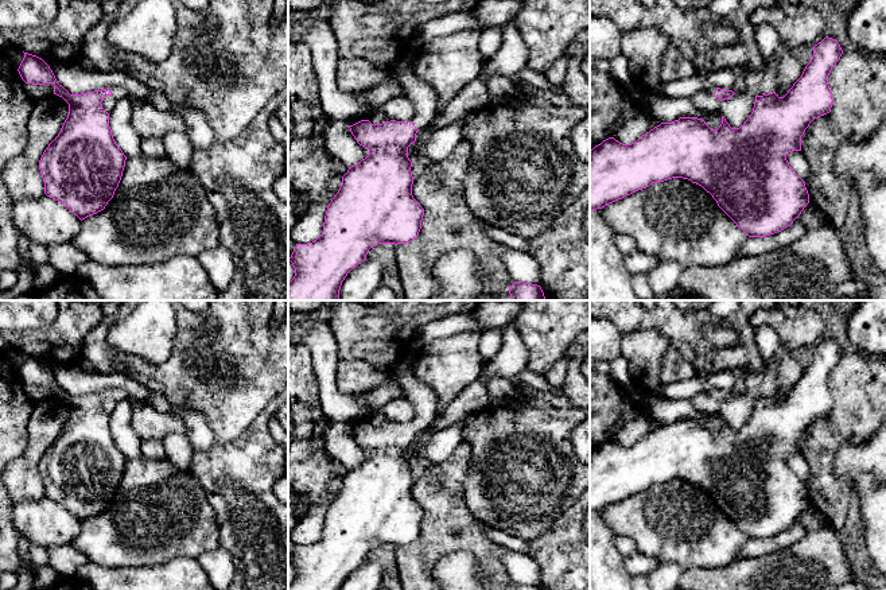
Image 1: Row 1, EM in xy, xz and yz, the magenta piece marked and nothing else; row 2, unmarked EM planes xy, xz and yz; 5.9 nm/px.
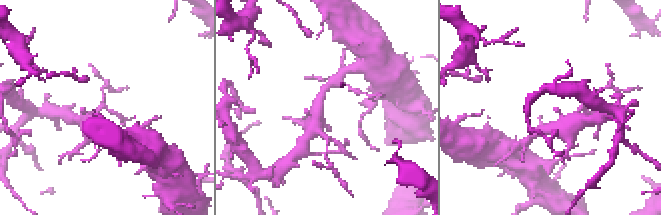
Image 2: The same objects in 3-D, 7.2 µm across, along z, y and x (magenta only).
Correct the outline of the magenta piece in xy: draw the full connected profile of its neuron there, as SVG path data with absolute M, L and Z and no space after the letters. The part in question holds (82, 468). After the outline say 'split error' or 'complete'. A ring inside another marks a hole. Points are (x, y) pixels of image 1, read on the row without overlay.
M24 354L18 370L26 385L53 385L54 396L69 405L69 416L58 438L44 451L39 471L44 496L74 515L81 523L104 512L123 478L127 458L116 446L102 400L128 399L123 388L70 396L58 385L50 368Z; split error

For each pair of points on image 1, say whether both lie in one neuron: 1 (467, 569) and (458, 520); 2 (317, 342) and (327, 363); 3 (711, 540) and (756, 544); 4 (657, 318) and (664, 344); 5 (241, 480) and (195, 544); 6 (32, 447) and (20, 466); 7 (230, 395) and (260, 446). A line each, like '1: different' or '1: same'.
1: different
2: same
3: different
4: different
5: different
6: same
7: different

